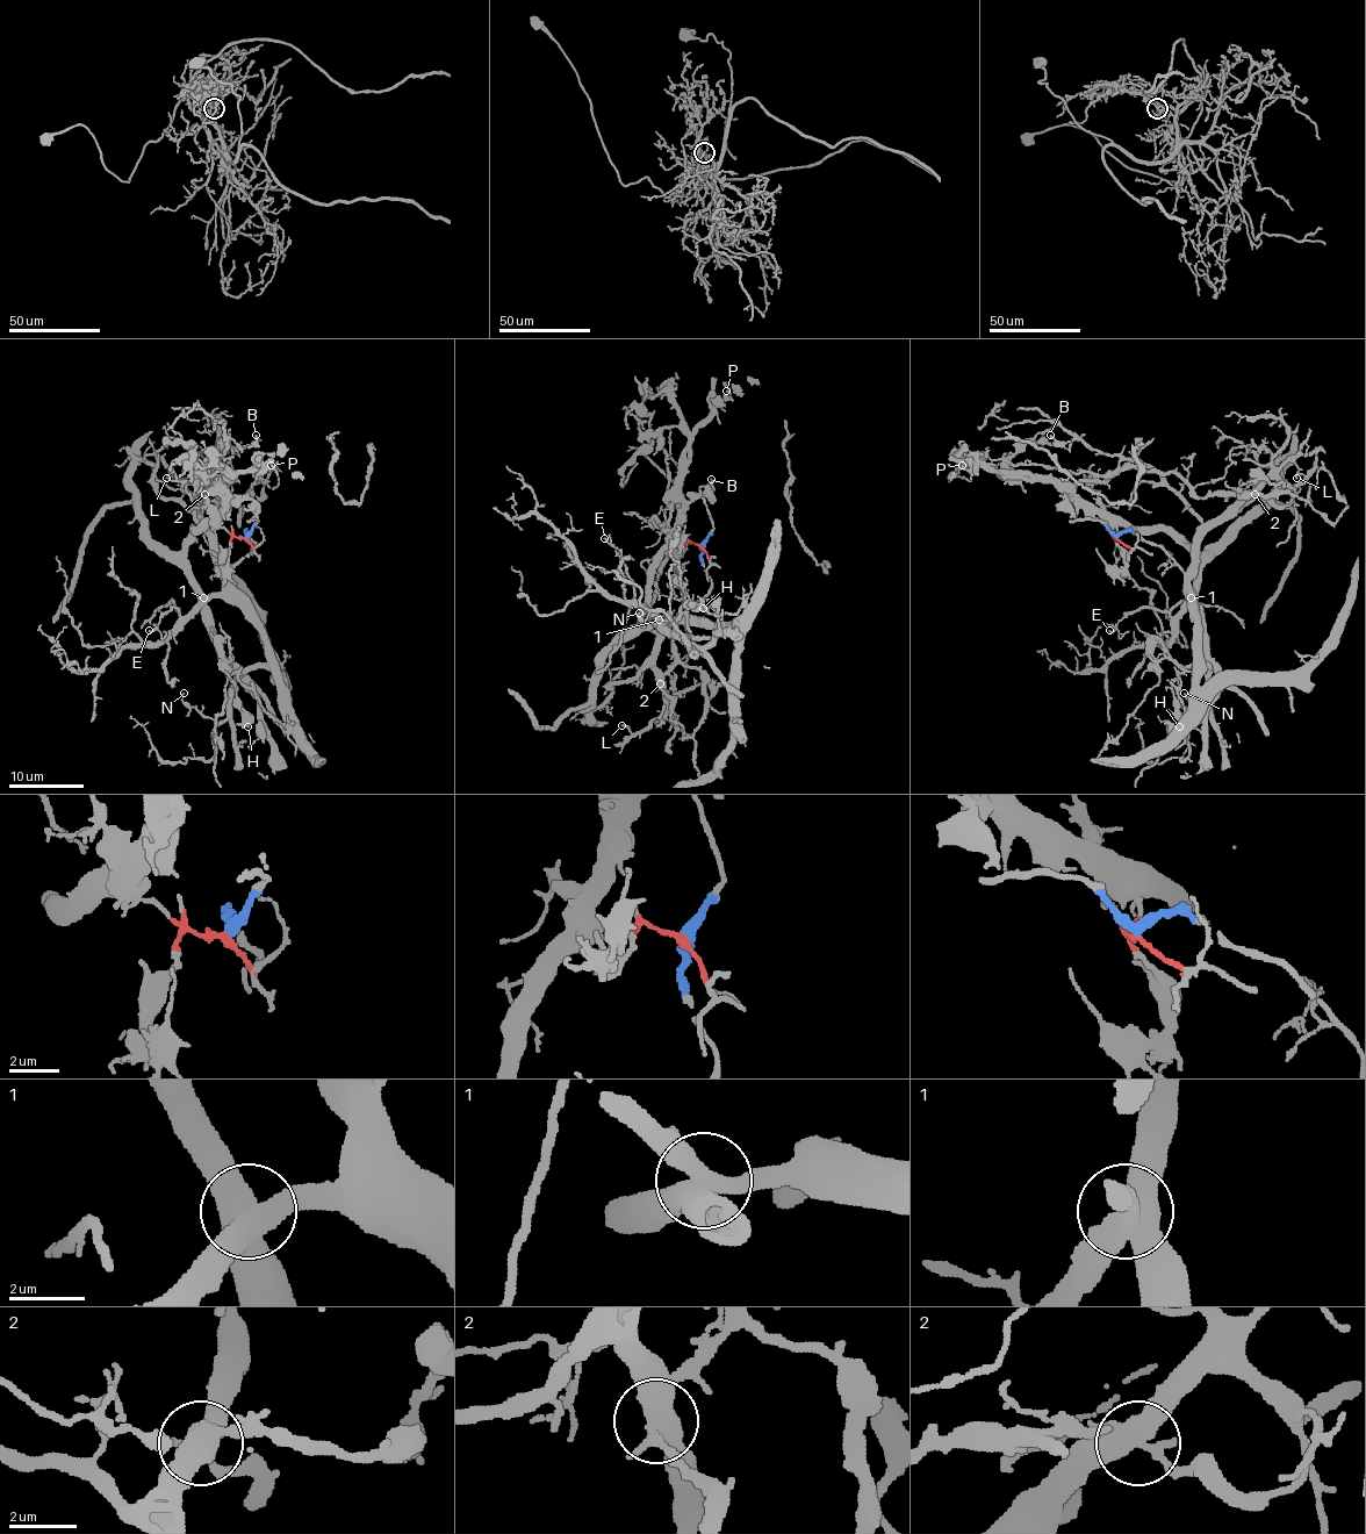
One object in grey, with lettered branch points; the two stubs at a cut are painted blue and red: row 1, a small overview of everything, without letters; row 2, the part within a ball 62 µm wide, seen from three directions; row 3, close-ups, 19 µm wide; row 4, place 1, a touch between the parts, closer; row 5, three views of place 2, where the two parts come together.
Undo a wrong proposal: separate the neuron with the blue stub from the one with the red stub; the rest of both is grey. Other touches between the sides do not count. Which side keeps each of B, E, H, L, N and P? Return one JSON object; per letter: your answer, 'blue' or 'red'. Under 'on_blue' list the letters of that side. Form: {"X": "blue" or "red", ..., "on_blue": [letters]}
{"B": "blue", "E": "blue", "H": "red", "L": "blue", "N": "blue", "P": "red", "on_blue": ["B", "E", "L", "N"]}

